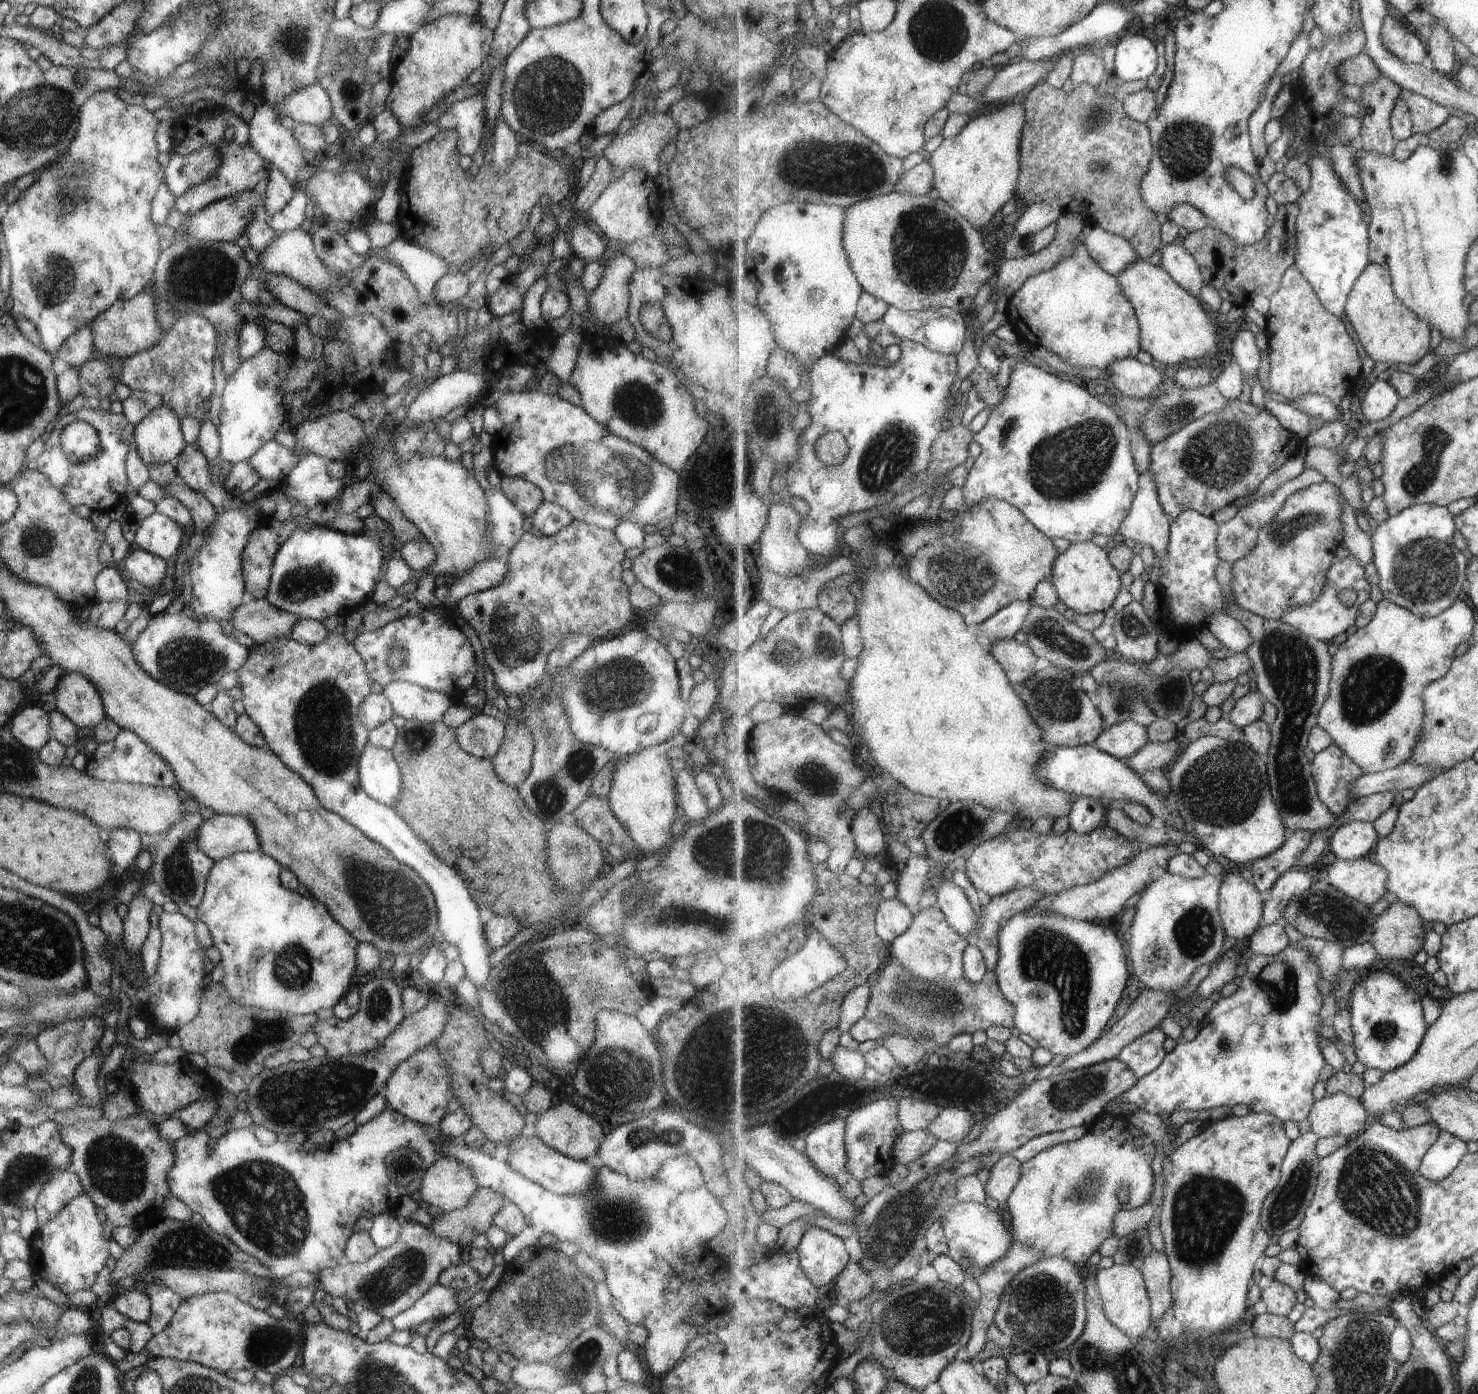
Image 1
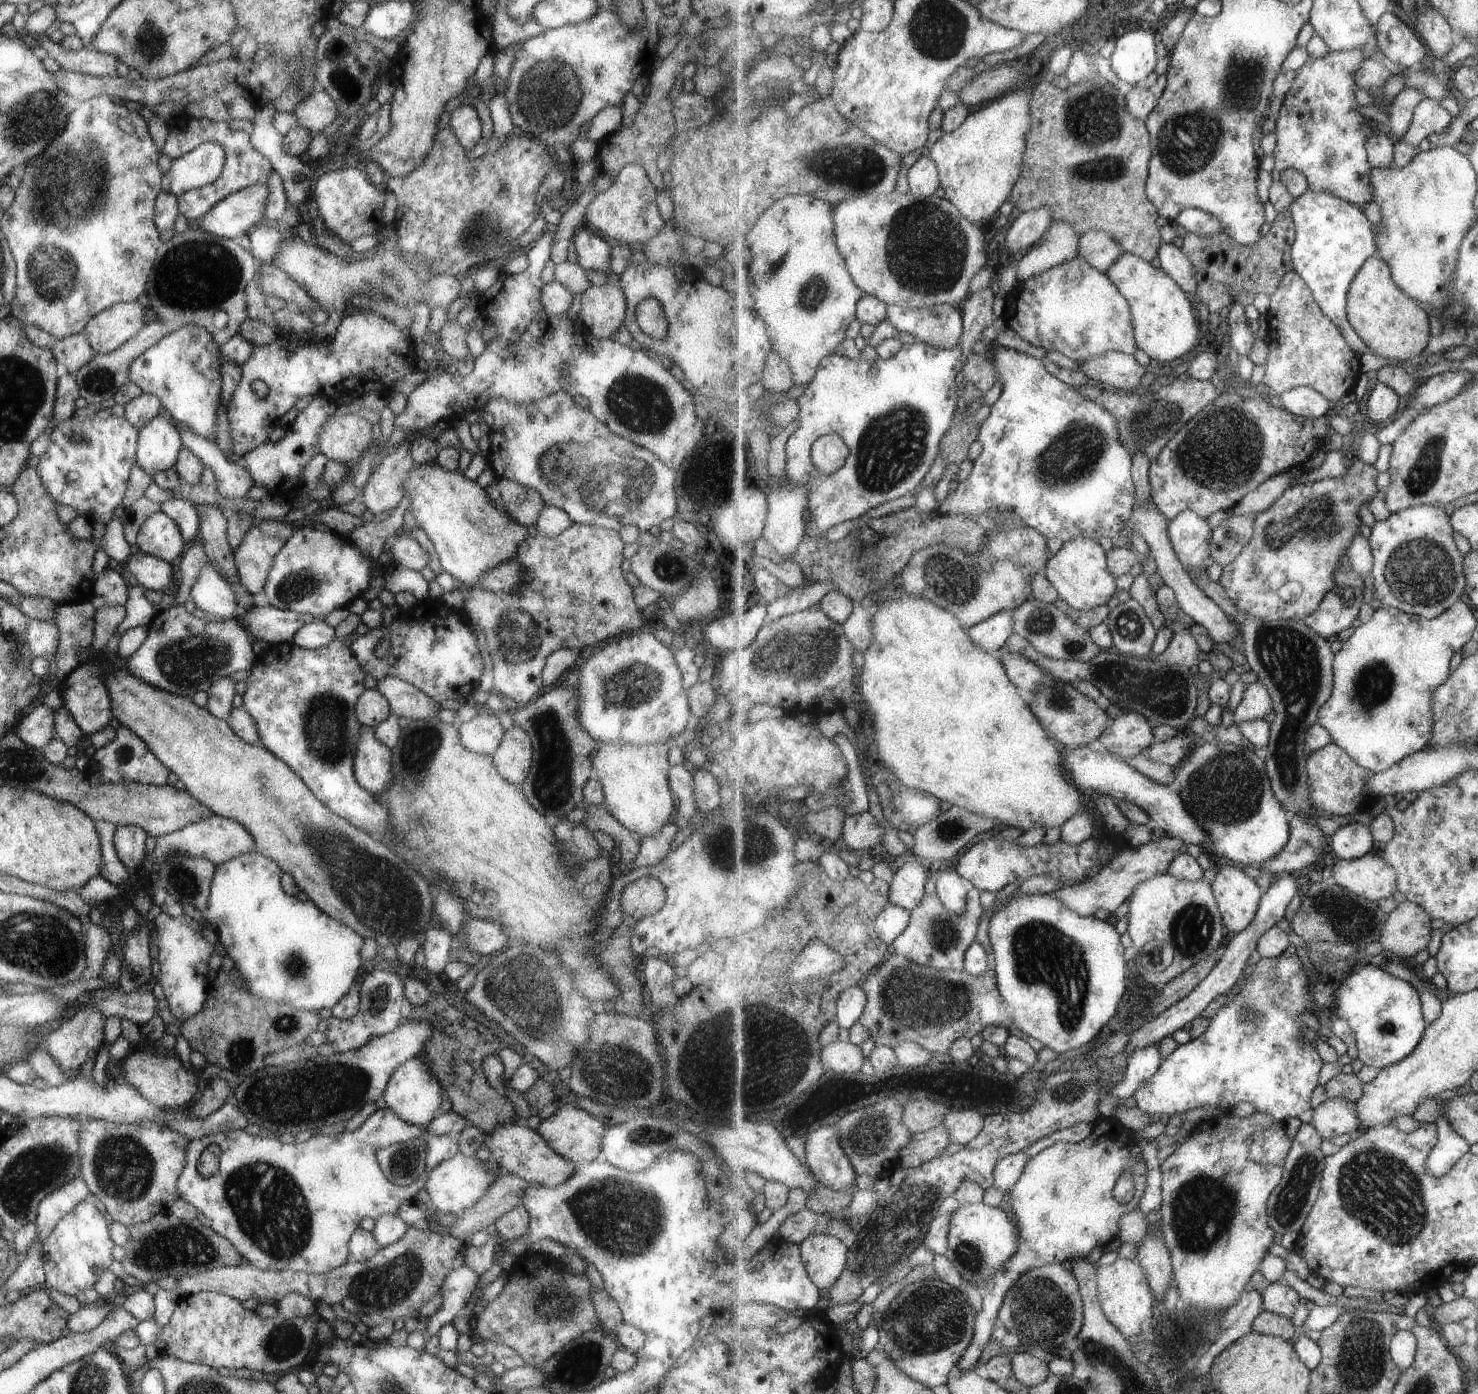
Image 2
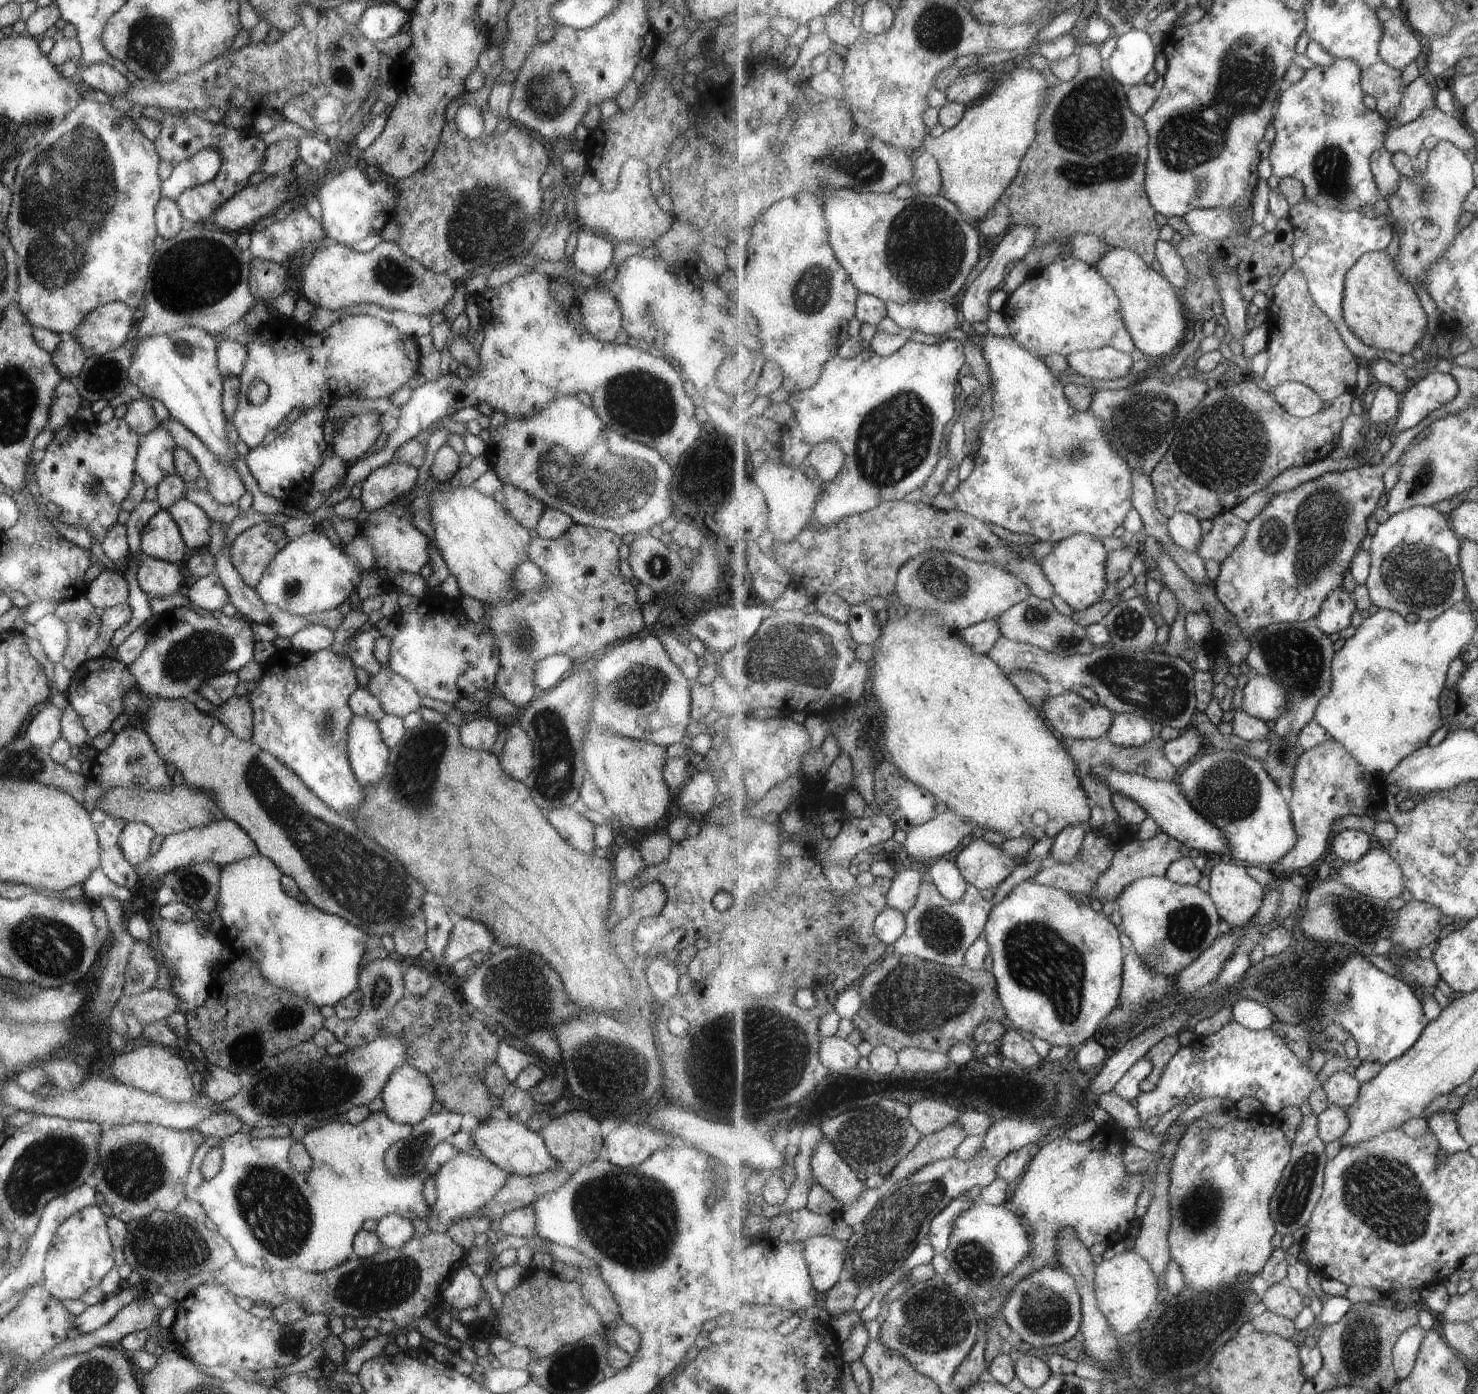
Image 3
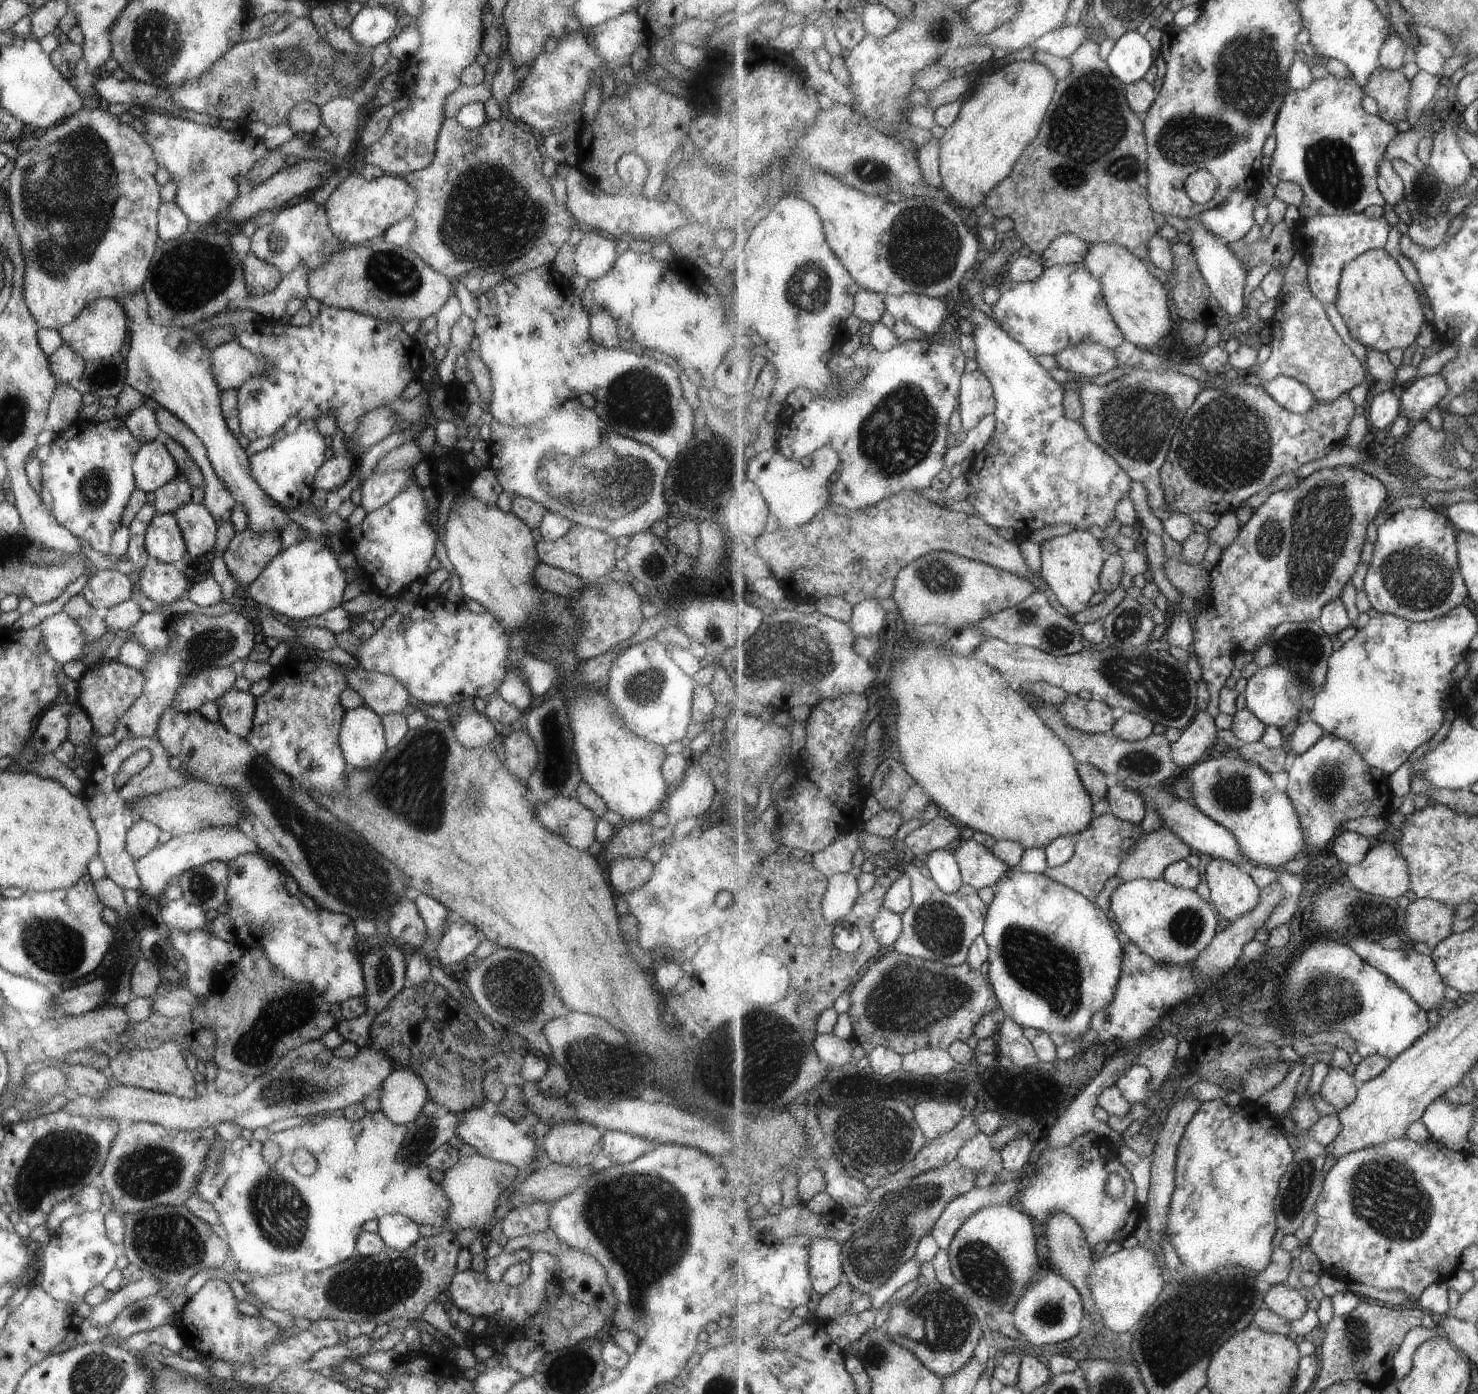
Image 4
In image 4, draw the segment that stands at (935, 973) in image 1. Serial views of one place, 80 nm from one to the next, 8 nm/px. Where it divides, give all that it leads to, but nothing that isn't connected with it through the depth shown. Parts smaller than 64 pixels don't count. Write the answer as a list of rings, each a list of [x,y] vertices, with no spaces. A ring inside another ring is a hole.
[[[913,856],[905,864],[905,872],[912,880],[912,903],[901,915],[903,928],[897,939],[895,950],[918,959],[939,961],[947,966],[967,963],[971,945],[984,934],[988,905],[981,900],[977,889],[965,883],[954,893],[939,888],[932,877],[921,874],[920,861]]]

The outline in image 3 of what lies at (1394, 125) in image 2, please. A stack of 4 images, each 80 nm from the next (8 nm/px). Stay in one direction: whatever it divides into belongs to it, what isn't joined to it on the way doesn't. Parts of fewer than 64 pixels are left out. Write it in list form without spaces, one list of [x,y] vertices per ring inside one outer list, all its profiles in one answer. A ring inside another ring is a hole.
[[[1419,76],[1406,86],[1403,102],[1395,120],[1403,125],[1415,122],[1425,109],[1433,105],[1434,98],[1435,92],[1433,86],[1429,86],[1429,80],[1425,76]]]

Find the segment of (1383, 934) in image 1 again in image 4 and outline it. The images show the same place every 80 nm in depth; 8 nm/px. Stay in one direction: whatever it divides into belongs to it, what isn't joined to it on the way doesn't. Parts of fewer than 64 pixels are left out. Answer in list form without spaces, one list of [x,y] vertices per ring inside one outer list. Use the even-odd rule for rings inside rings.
[[[1415,899],[1407,908],[1403,936],[1408,942],[1425,943],[1431,950],[1453,935],[1454,906],[1435,899]]]

